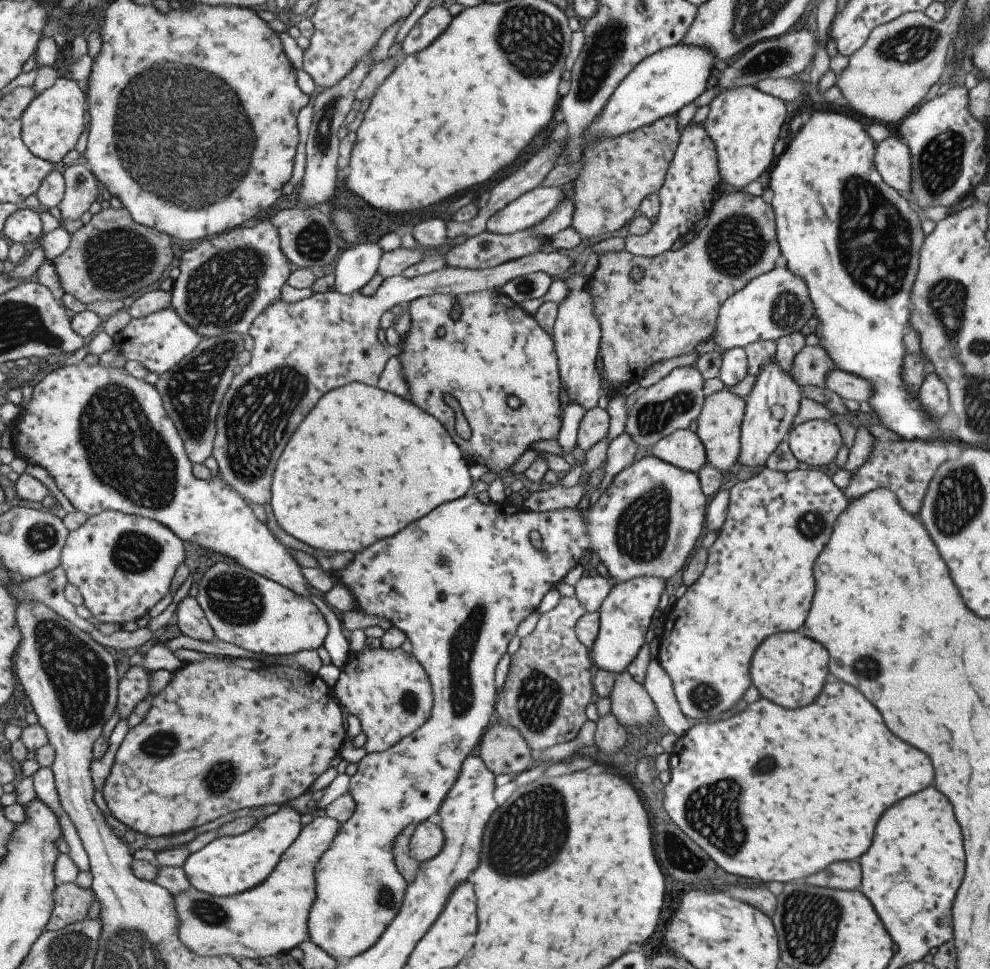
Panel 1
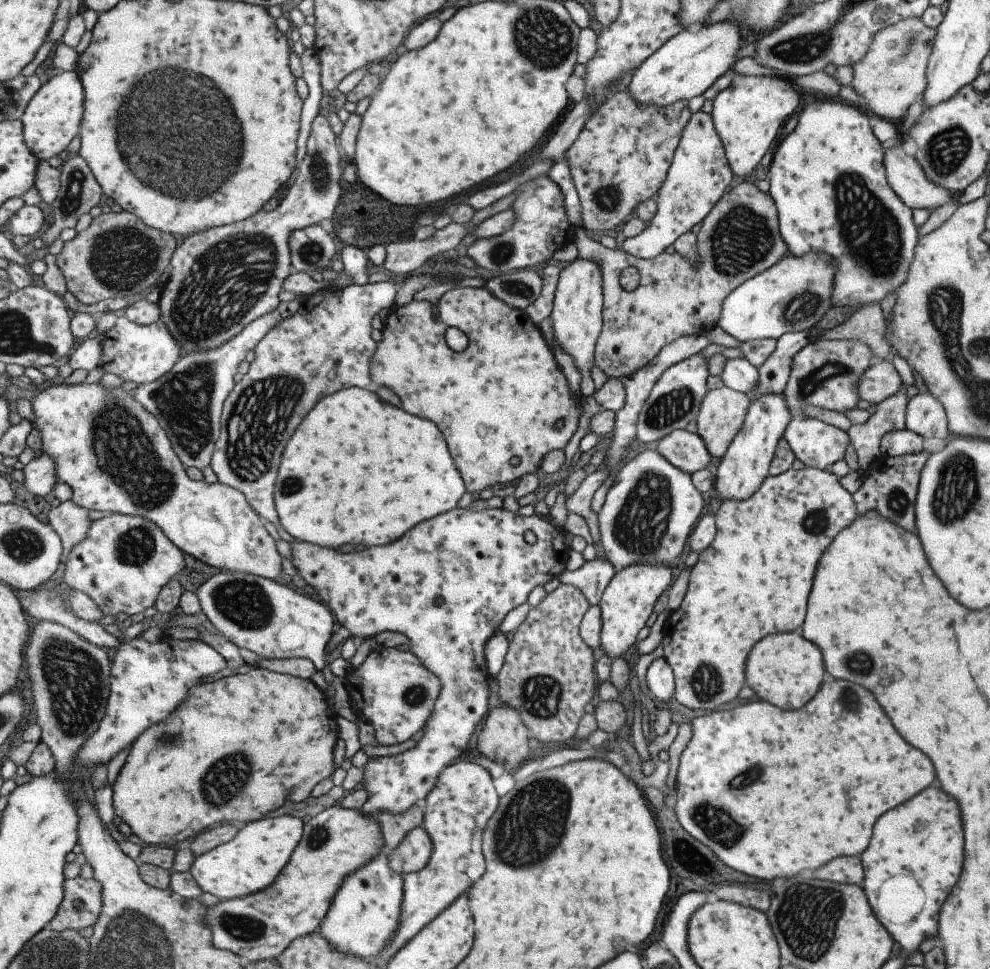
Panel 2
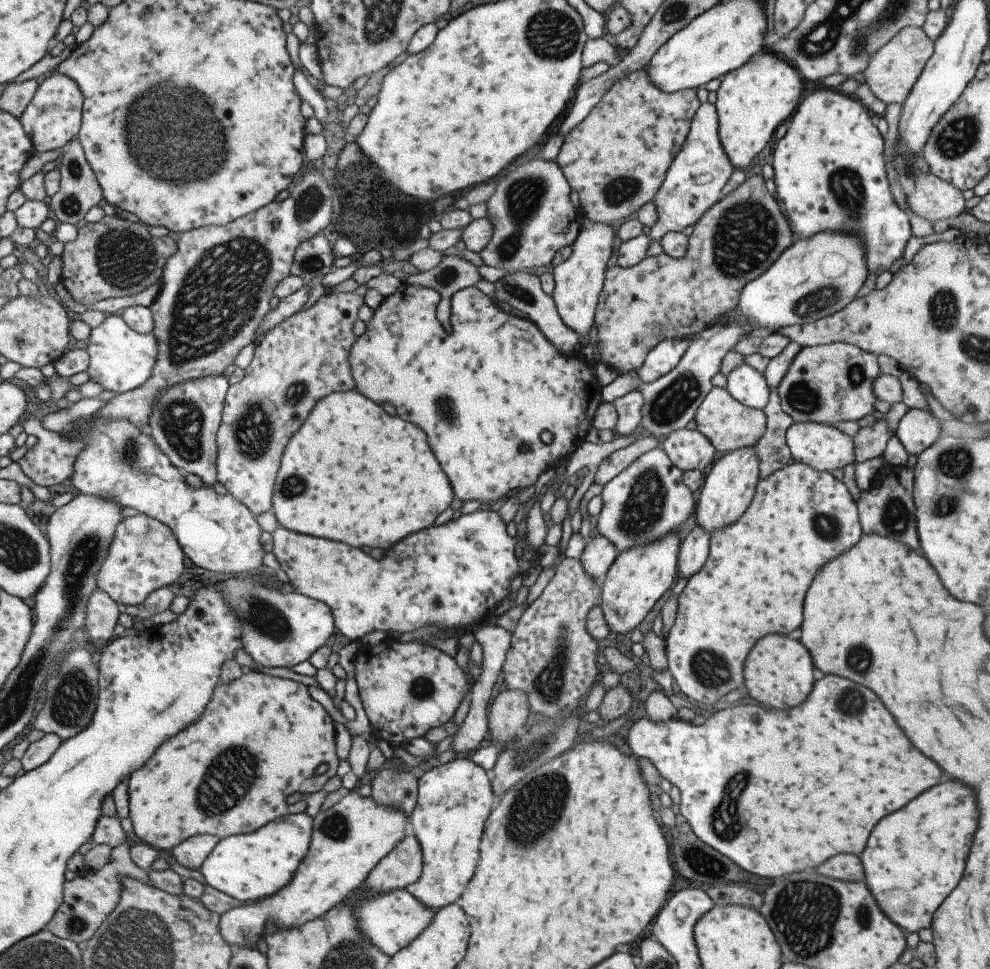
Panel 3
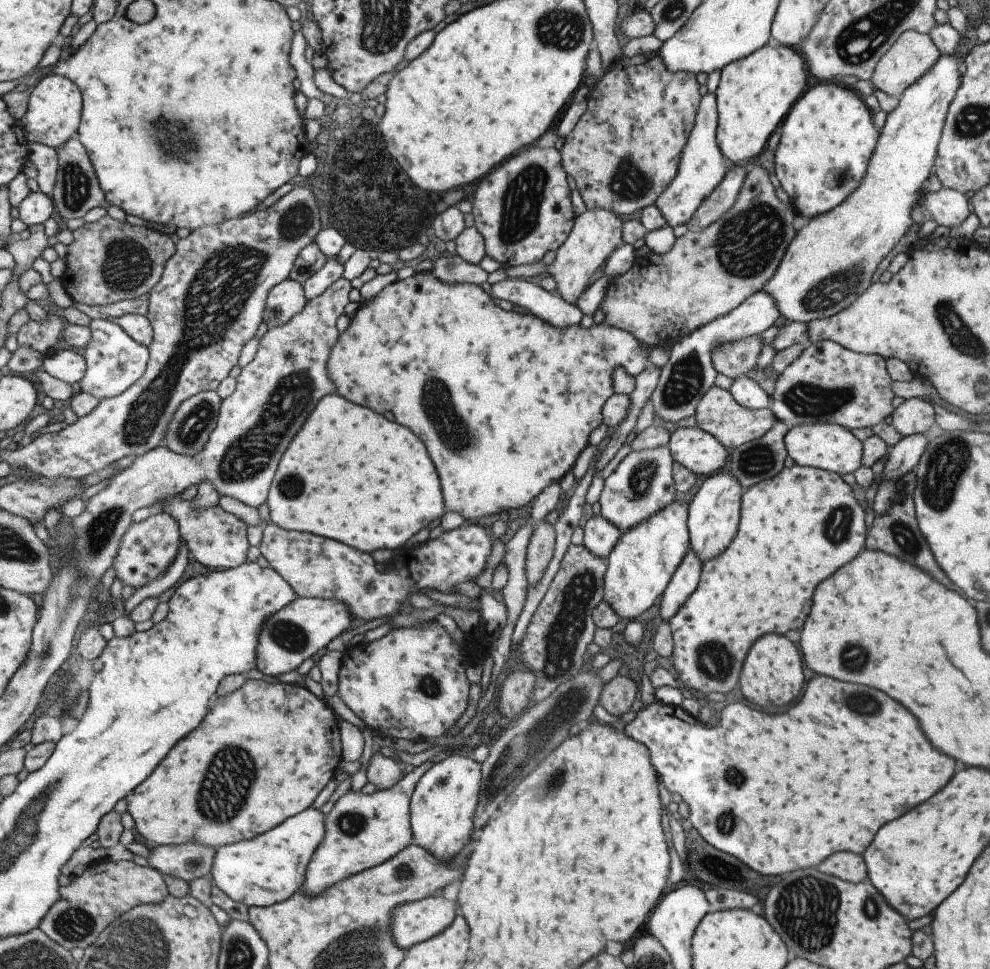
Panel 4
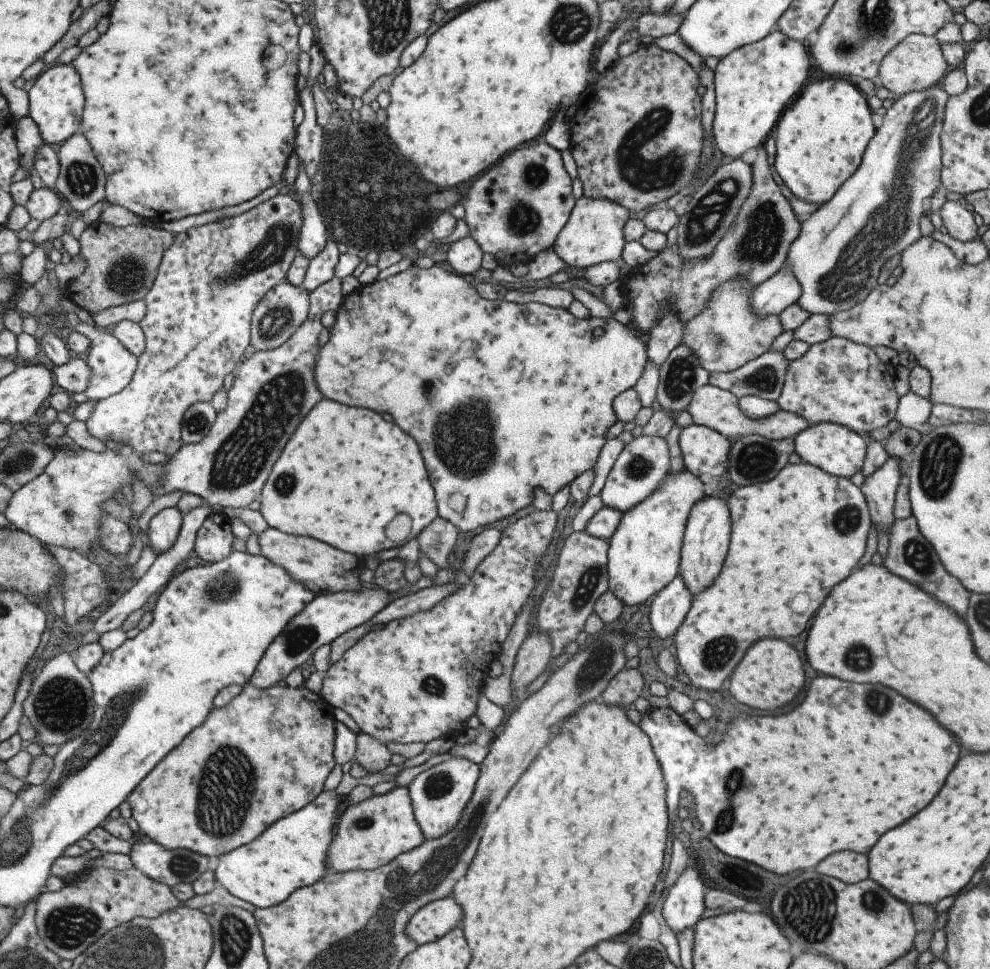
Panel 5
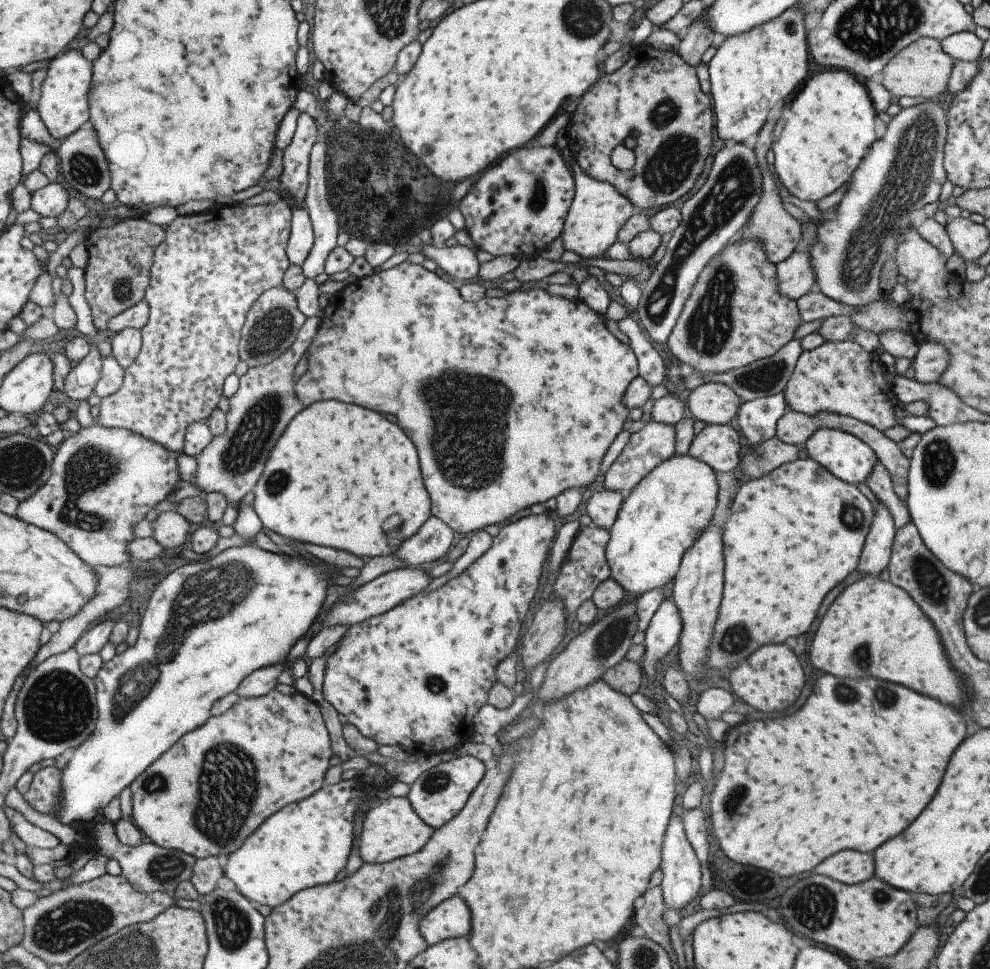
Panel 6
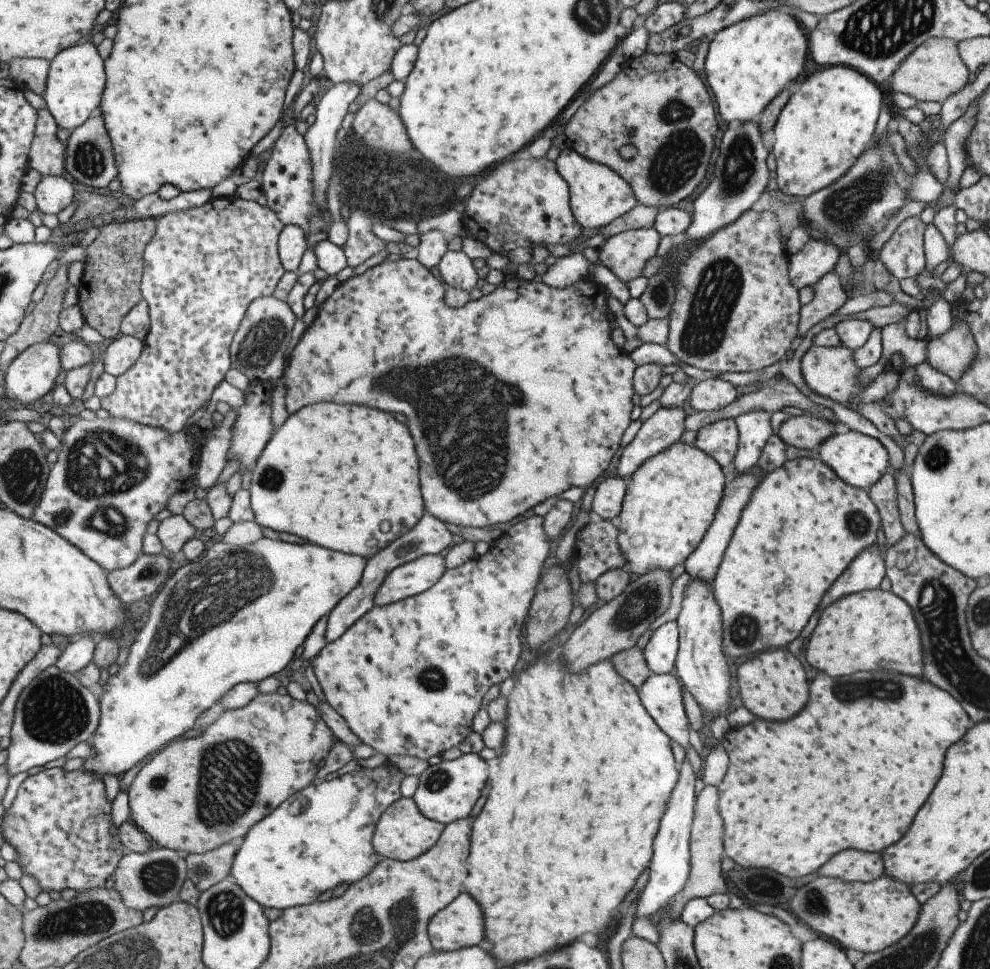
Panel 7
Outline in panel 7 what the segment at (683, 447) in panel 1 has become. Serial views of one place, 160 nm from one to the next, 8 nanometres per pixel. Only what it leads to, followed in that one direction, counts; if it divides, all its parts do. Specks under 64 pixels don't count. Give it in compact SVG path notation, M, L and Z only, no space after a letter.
M734 419L712 420L697 432L693 446L711 456L721 467L731 465L738 445L738 430Z

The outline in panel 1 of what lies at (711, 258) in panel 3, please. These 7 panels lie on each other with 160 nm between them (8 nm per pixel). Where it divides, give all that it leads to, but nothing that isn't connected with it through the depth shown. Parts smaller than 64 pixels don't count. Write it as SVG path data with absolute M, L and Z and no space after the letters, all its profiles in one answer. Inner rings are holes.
M742 191L731 192L726 196L717 195L706 217L706 225L696 233L693 240L677 250L669 249L651 258L636 257L625 249L596 256L596 266L592 267L594 271L589 275L587 286L600 326L601 393L611 394L622 382L638 383L645 369L655 362L695 352L698 342L711 338L717 311L723 301L743 288L749 279L769 272L775 266L780 250L774 212L771 205L766 204L761 197ZM633 266L643 271L639 282L629 279L629 271Z

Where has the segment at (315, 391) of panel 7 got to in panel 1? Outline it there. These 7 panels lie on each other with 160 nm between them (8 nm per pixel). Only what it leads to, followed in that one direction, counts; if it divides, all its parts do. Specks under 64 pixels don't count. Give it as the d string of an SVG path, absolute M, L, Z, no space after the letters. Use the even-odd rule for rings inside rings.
M499 290L479 291L458 295L435 293L412 300L404 306L404 309L408 311L411 322L406 337L398 344L400 351L396 357L401 364L400 371L407 385L408 392L405 400L409 400L411 404L423 408L423 412L426 412L429 416L441 422L443 428L451 437L451 440L454 440L455 446L462 452L469 466L473 464L485 464L488 470L487 472L492 472L496 474L496 476L501 476L502 473L506 473L507 469L513 466L514 462L523 452L530 448L533 442L537 442L537 440L556 440L562 419L562 401L559 395L560 378L558 377L557 357L553 348L552 339L537 325L535 320L533 320L533 316L523 311L507 295L499 292ZM451 311L459 311L459 316L457 316L455 320L453 320L451 314L449 314ZM445 394L449 394L449 396L459 404L459 410L461 410L463 416L465 416L465 420L470 428L470 434L467 440L459 437L454 431L453 410L443 402L443 396L445 396ZM507 396L515 396L515 398L519 400L519 408L515 408L515 410L509 408L509 406L507 406Z

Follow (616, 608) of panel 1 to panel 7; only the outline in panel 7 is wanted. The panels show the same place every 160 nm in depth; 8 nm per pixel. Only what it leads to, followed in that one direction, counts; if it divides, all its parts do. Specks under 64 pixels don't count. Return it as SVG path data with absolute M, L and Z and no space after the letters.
M679 440L644 460L625 483L624 497L615 521L618 547L626 560L624 566L639 576L654 568L670 572L675 564L684 564L686 556L705 534L720 503L725 483L722 468L699 448Z

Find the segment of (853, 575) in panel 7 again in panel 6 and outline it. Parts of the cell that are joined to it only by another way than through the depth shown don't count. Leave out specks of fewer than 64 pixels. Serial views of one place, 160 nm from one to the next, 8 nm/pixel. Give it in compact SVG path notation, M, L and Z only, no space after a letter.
M878 502L873 509L873 519L856 566L861 577L878 577L881 570L888 566L894 535L893 518L885 506Z

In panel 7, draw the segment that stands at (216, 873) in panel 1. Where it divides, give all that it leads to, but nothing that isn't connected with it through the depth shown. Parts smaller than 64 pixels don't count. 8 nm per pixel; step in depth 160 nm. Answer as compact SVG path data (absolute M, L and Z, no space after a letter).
M386 761L375 768L357 766L350 773L337 775L337 777L332 780L323 779L319 783L311 784L311 786L296 792L293 796L290 796L285 803L281 803L281 806L279 806L277 810L274 810L273 814L266 816L261 823L257 823L247 833L246 838L239 842L239 849L234 860L234 865L232 866L231 876L233 876L235 882L239 884L249 896L258 900L263 906L267 908L278 908L282 911L290 909L291 907L300 907L315 902L319 900L319 894L323 894L323 892L335 888L337 884L348 884L349 886L361 880L381 860L381 857L374 851L372 834L374 833L375 825L379 817L385 812L385 809L392 802L401 798L399 794L399 784L401 784L403 778L405 778L405 775L399 771L395 765Z

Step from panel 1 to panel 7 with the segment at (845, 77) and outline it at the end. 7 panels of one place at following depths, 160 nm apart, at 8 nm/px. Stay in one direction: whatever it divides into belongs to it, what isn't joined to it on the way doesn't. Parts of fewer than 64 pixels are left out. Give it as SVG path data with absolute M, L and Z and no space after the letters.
M933 37L923 41L908 54L888 78L893 92L903 92L915 98L916 102L933 100L942 103L948 96L959 92L969 78L970 70L961 60L957 42L945 37Z

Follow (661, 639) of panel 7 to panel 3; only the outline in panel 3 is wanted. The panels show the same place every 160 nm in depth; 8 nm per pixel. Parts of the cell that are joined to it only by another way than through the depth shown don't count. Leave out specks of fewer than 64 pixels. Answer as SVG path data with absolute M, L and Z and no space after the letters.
M696 526L680 541L676 556L679 578L687 580L703 566L708 555L709 539L710 535Z

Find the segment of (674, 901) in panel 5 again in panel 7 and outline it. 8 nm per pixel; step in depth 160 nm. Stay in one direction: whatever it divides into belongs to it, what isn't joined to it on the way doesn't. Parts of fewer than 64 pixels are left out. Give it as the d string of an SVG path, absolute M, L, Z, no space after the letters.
M686 758L677 765L677 770L677 780L671 789L652 842L652 855L647 866L648 881L638 894L633 920L641 917L653 917L661 908L669 904L672 896L683 888L689 872L688 842L696 799L696 792L693 791L695 775Z

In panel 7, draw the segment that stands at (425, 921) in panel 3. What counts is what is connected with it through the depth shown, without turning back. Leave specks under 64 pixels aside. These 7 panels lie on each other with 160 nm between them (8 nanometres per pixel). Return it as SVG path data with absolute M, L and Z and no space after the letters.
M461 892L429 919L426 933L435 953L475 946L483 938L481 908Z

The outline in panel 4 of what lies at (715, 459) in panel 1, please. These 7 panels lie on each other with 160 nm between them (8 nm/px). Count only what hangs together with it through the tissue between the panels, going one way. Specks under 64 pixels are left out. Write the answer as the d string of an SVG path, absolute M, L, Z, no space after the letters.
M713 385L703 393L693 414L696 418L696 426L708 432L716 438L727 450L738 447L743 443L763 436L777 420L770 407L760 409L746 409L739 406L729 391Z

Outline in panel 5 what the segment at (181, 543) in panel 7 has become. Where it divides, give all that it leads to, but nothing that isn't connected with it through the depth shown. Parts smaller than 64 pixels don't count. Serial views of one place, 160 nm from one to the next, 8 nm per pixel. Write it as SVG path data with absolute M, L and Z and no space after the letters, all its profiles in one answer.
M178 507L161 510L150 520L147 535L149 547L153 548L156 556L171 551L178 543L184 524L184 515Z

